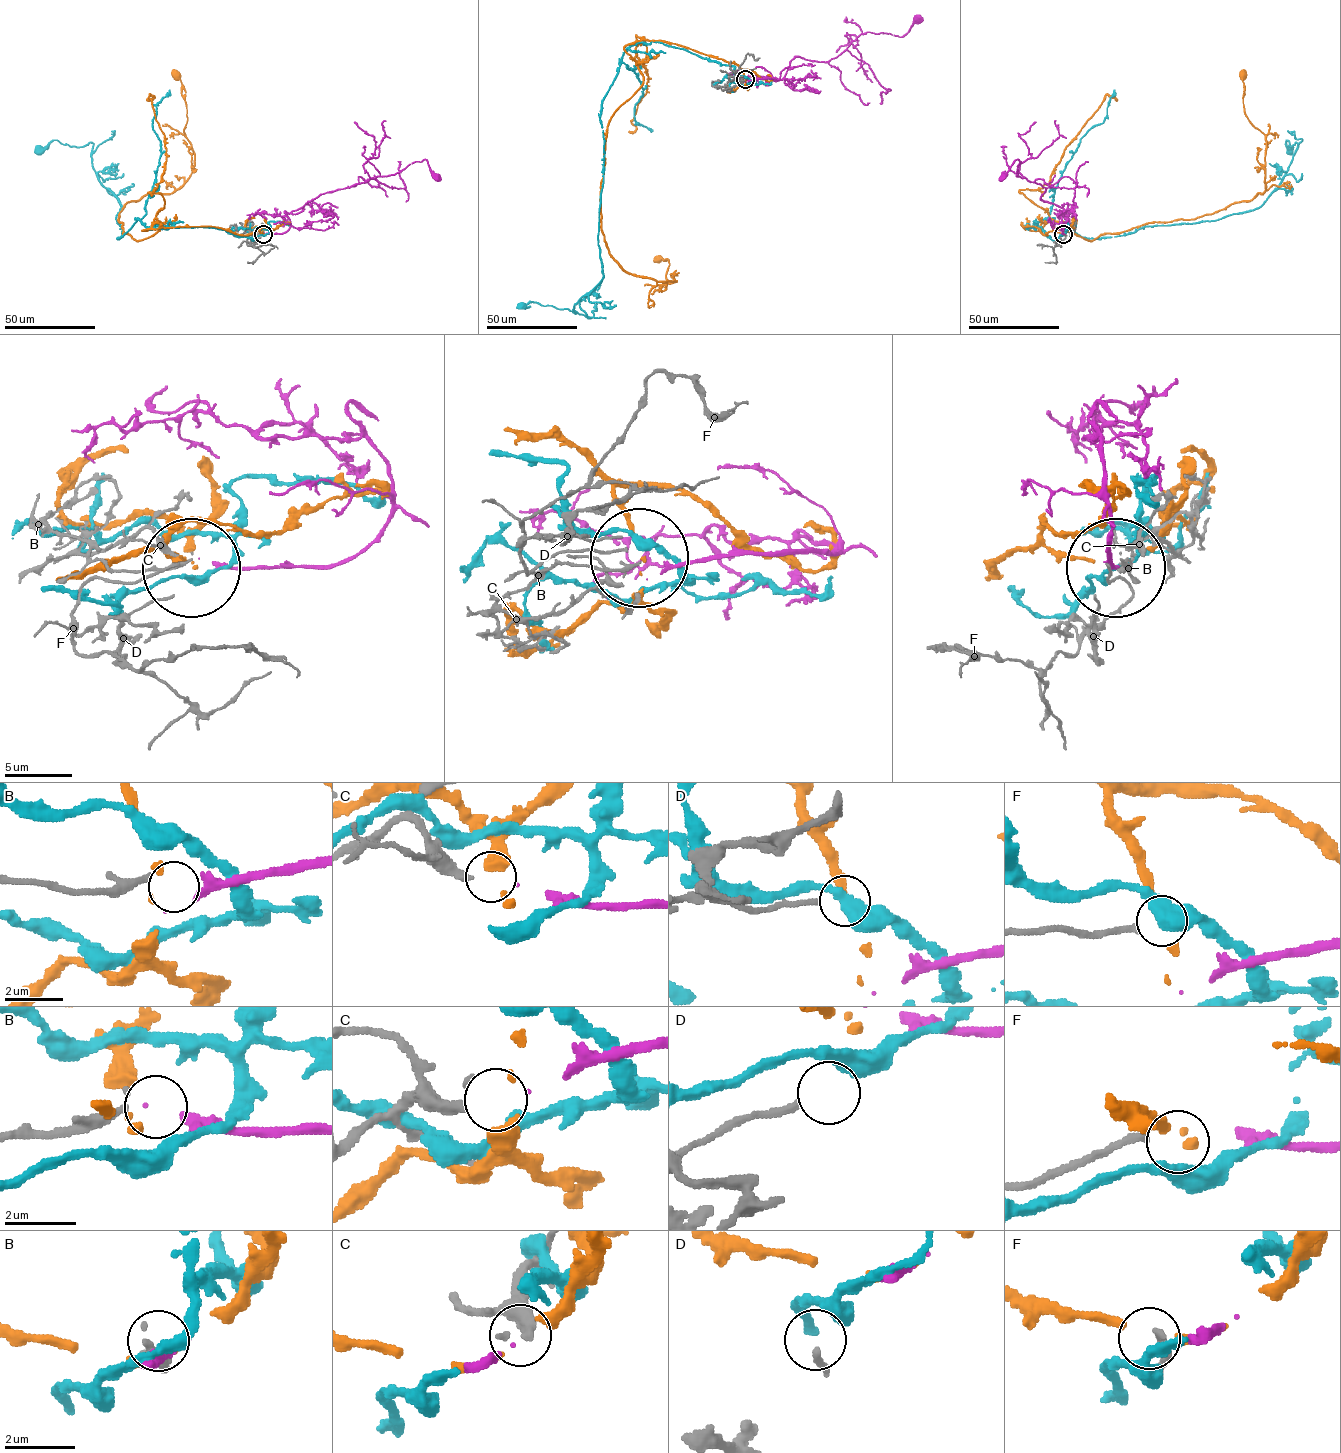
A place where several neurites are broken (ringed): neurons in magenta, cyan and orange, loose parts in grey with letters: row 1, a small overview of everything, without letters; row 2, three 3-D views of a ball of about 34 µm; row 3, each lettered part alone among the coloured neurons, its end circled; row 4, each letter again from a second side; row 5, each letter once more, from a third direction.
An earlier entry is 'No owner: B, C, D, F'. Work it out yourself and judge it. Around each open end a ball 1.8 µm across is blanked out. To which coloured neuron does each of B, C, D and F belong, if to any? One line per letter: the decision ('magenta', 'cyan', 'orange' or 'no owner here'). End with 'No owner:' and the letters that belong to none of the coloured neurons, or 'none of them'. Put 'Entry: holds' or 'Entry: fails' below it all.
B: no owner here
C: magenta
D: no owner here
F: no owner here
No owner: B, D, F
Entry: fails

